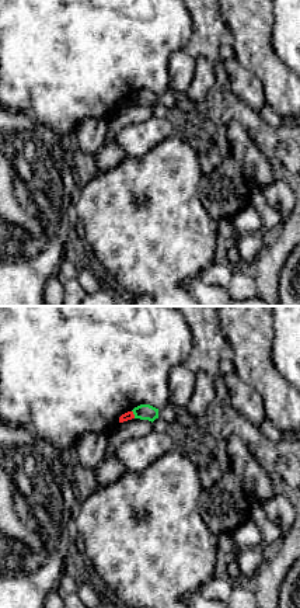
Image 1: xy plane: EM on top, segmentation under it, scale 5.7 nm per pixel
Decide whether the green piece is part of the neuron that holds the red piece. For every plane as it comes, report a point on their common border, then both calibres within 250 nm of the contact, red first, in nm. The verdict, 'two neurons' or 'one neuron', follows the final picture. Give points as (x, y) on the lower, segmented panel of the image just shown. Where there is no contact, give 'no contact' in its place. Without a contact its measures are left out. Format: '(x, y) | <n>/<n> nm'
(133, 414) | 50/100 nm

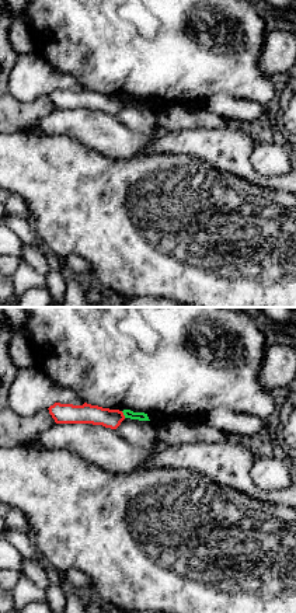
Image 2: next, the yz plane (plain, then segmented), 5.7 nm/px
(122, 414) | 110/50 nm

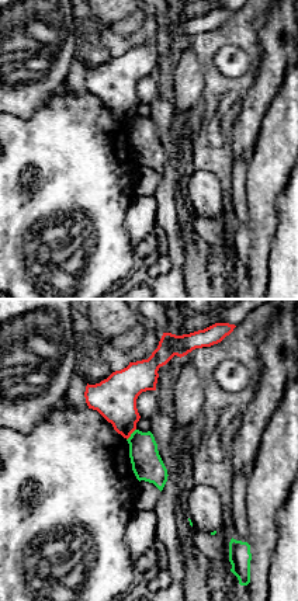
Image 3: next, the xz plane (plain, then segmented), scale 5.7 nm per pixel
(131, 433) | 240/180 nm

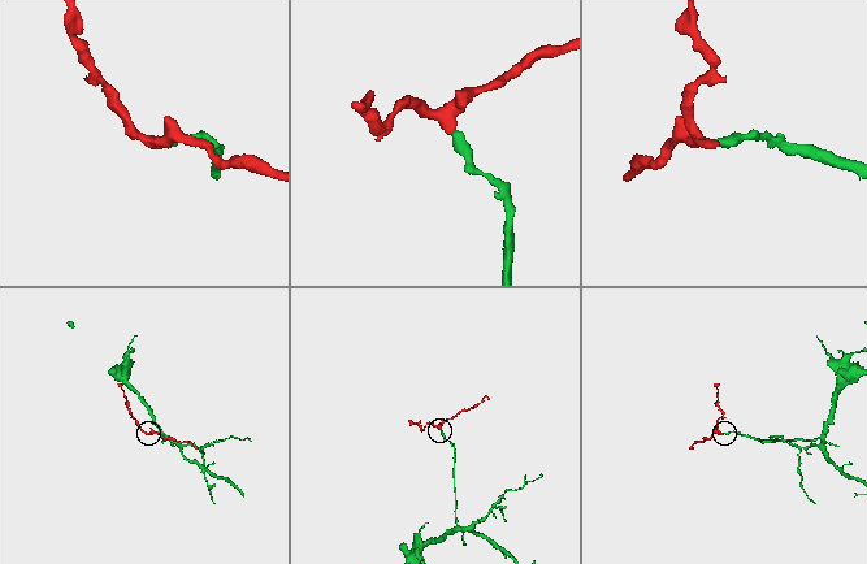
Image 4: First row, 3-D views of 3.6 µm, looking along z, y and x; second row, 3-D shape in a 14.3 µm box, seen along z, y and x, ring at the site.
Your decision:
two neurons

